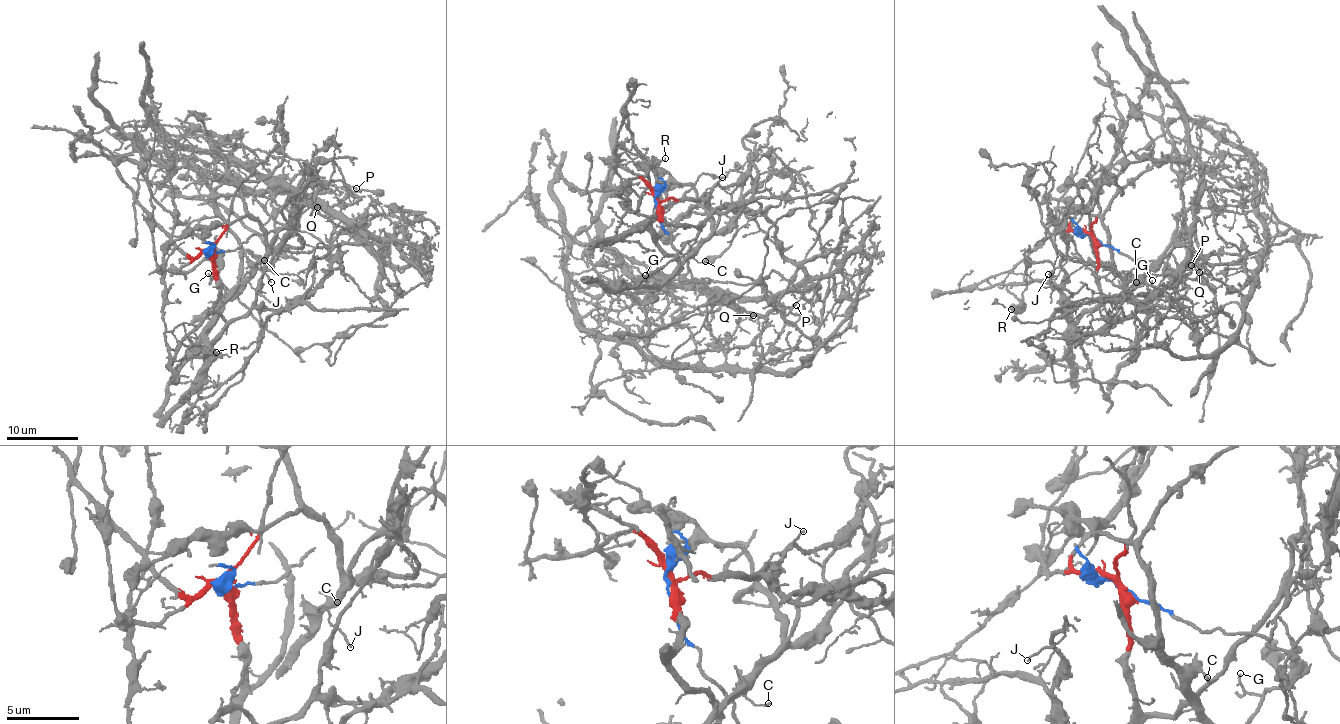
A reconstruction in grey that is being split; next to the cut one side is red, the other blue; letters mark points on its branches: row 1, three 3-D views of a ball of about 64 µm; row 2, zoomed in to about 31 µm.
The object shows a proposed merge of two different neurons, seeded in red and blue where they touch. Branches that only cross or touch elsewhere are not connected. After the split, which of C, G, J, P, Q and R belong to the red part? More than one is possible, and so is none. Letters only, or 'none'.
C, G, J, R

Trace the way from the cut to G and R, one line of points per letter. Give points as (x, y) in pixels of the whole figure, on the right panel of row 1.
G: (1092, 237), (1104, 298), (1116, 302), (1128, 294), (1151, 309), (1161, 292), (1153, 287), (1151, 279)
R: (1092, 237), (1100, 302), (1074, 322), (1054, 286), (1033, 280), (1009, 285), (1008, 291), (1019, 302), (1011, 309)

